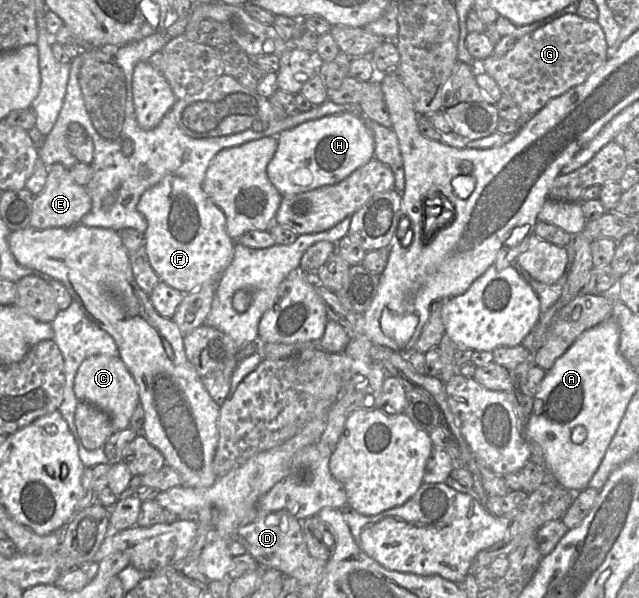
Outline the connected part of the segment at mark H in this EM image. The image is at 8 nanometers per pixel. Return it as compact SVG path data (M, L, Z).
M340 113L303 122L278 134L277 149L267 165L267 176L281 196L307 192L336 184L374 157L374 138L365 121L356 113Z

